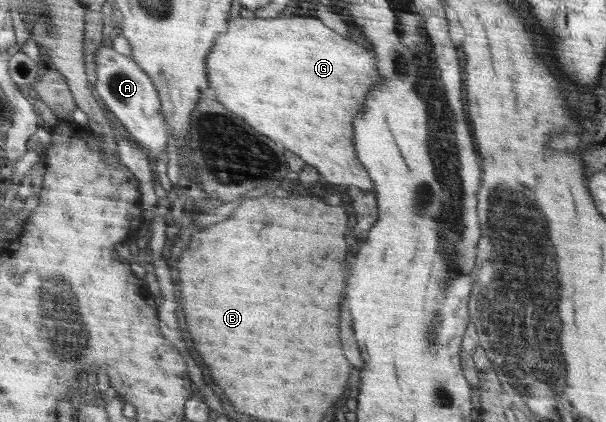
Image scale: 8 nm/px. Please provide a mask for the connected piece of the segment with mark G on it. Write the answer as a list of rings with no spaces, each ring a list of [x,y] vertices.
[[[293,16],[285,17],[273,17],[270,19],[263,19],[259,17],[245,18],[236,17],[232,18],[228,24],[229,30],[219,36],[215,41],[213,47],[211,47],[210,54],[206,56],[206,70],[207,76],[211,76],[210,90],[211,96],[215,100],[219,100],[229,112],[233,112],[235,116],[241,116],[249,126],[253,126],[257,132],[269,136],[271,140],[277,140],[281,142],[287,150],[291,150],[293,154],[297,154],[299,158],[303,158],[306,164],[315,167],[322,180],[327,180],[331,184],[345,184],[345,186],[357,186],[361,190],[371,190],[373,188],[373,182],[369,178],[369,174],[365,172],[365,168],[359,164],[357,156],[355,156],[355,148],[351,146],[353,142],[353,128],[351,128],[351,122],[353,122],[353,116],[361,110],[363,102],[365,102],[365,94],[367,90],[379,82],[377,78],[377,72],[375,72],[375,58],[371,52],[367,52],[365,48],[361,48],[359,44],[339,36],[335,30],[323,26],[323,22],[318,17],[303,17],[303,16]]]

